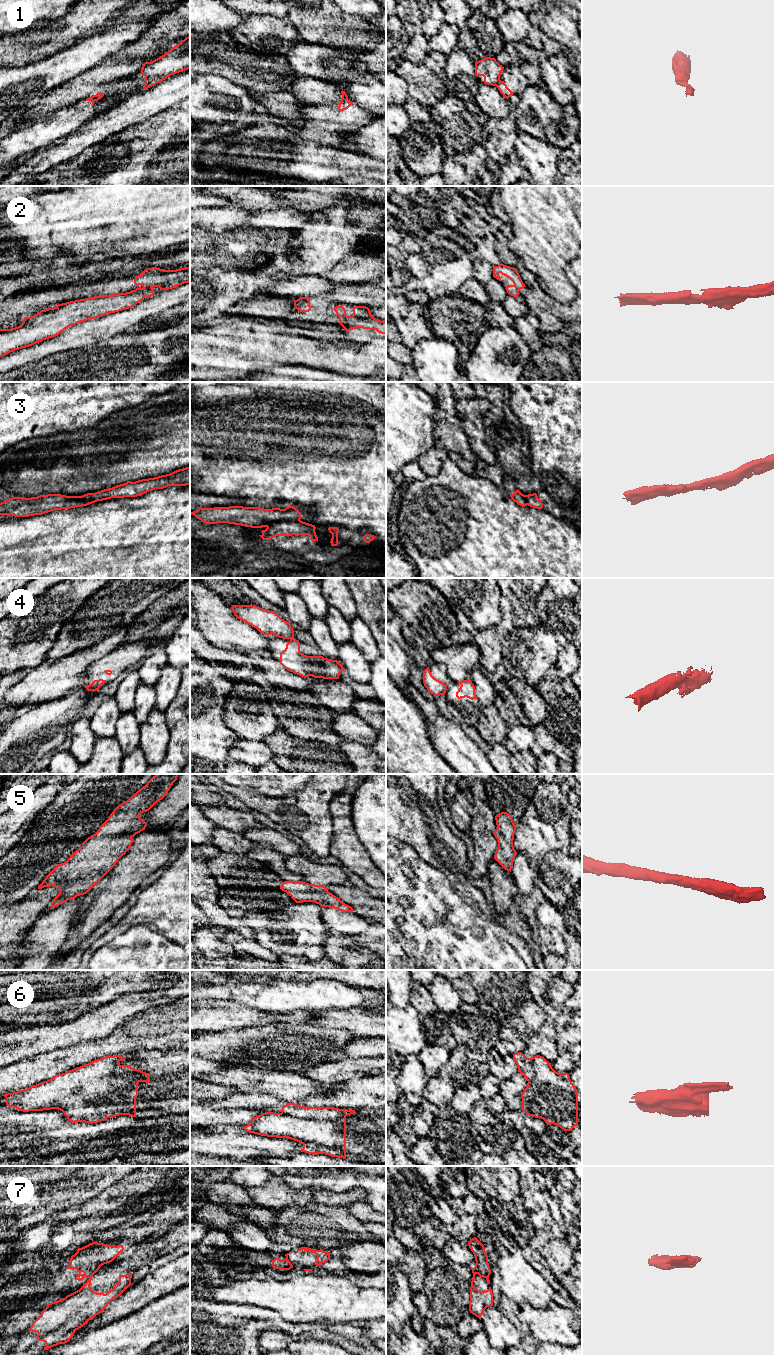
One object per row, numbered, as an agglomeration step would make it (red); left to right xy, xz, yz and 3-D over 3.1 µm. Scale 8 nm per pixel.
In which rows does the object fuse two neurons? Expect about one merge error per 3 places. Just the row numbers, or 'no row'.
1, 3, 4, 7

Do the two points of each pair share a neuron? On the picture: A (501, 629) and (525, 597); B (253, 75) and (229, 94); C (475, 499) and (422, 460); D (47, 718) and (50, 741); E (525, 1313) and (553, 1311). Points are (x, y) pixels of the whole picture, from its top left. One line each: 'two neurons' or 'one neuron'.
A: one neuron
B: two neurons
C: two neurons
D: one neuron
E: one neuron

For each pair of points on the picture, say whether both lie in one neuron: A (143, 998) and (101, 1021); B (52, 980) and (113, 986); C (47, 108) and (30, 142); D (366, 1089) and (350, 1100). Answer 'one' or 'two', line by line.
A: one
B: one
C: two
D: one

